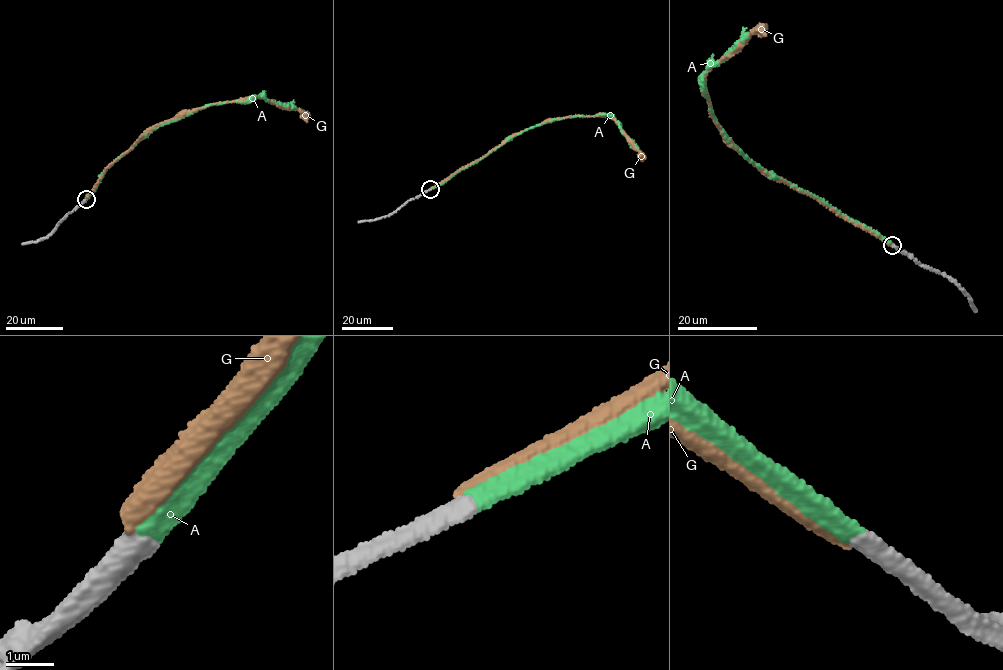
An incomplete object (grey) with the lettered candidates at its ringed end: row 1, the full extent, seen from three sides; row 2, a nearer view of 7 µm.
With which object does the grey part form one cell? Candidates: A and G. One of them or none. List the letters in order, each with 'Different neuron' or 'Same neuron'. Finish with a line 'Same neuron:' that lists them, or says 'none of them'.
A: Same neuron
G: Different neuron
Same neuron: A

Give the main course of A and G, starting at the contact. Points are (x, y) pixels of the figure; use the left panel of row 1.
A: (86, 199), (94, 191), (107, 168), (163, 124), (216, 104), (257, 97), (288, 109), (296, 107)
G: (85, 198), (107, 167), (144, 134), (185, 112), (261, 97), (282, 108), (297, 110), (307, 121)

